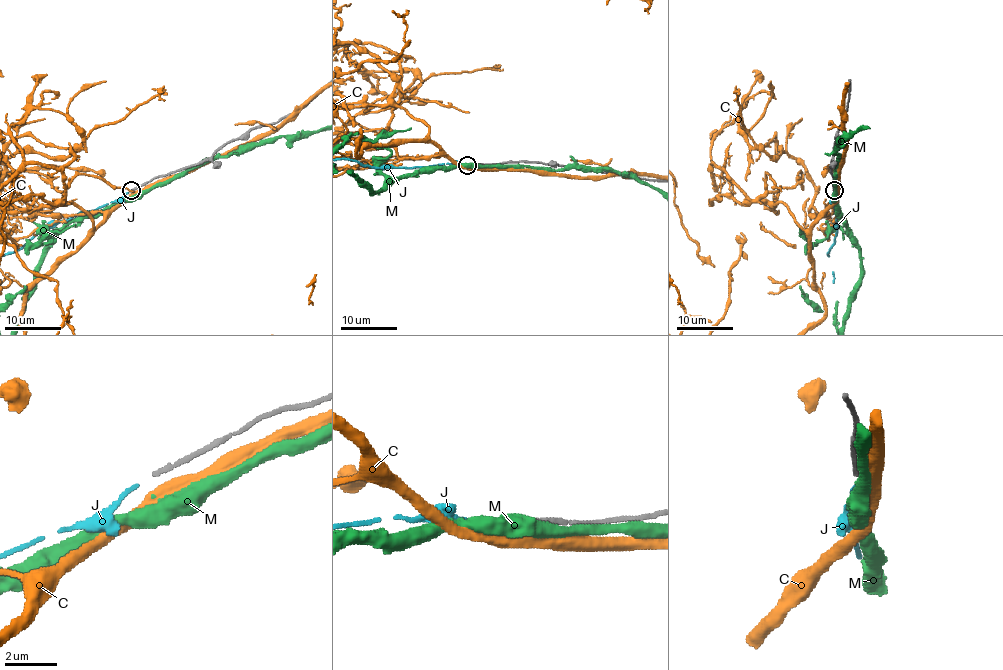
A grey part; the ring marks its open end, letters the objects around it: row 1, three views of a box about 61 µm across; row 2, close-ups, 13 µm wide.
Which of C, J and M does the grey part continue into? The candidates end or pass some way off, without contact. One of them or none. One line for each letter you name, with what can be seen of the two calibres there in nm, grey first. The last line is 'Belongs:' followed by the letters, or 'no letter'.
J: 160 nm thick on the grey side, 140 nm on the other
Belongs: J

